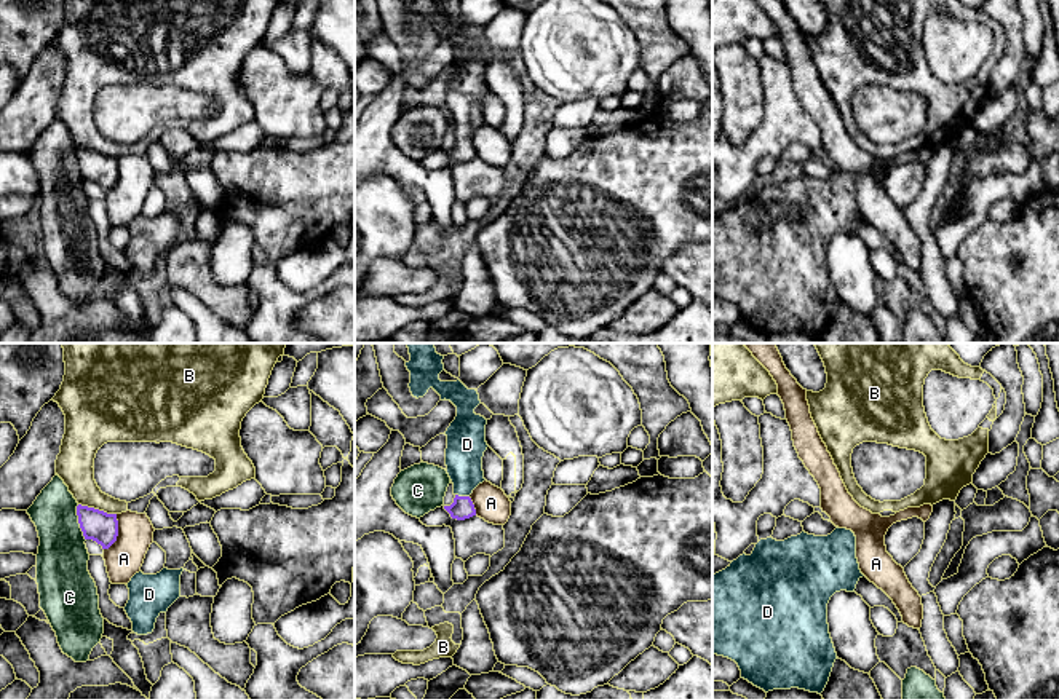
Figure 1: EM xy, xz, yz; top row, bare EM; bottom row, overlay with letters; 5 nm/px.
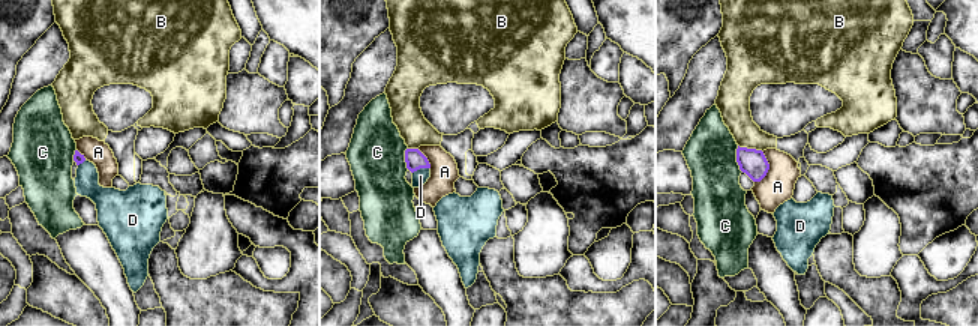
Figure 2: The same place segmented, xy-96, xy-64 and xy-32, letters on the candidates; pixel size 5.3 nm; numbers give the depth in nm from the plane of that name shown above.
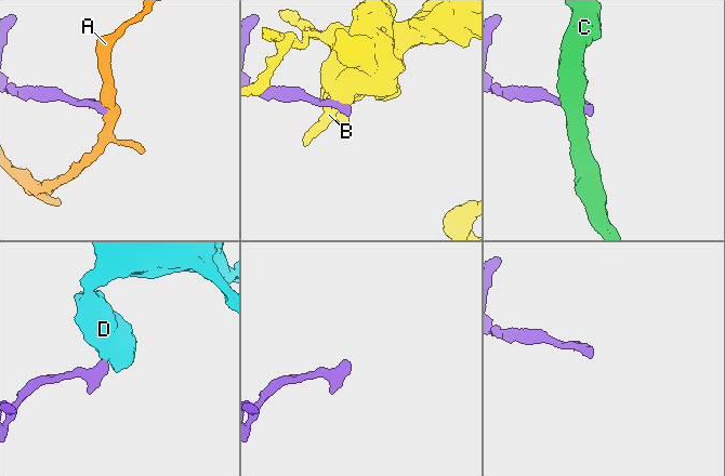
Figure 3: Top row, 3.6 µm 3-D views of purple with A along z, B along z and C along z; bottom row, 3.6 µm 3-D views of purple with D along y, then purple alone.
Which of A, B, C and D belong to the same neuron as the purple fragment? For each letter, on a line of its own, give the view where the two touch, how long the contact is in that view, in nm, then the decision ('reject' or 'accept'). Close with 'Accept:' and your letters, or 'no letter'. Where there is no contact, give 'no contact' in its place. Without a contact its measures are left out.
A: contact in xy; length 200 nm; reject
B: contact in xy; length 200 nm; reject
C: contact in xy; length 190 nm; reject
D: contact in xz; length 70 nm; accept
Accept: D

